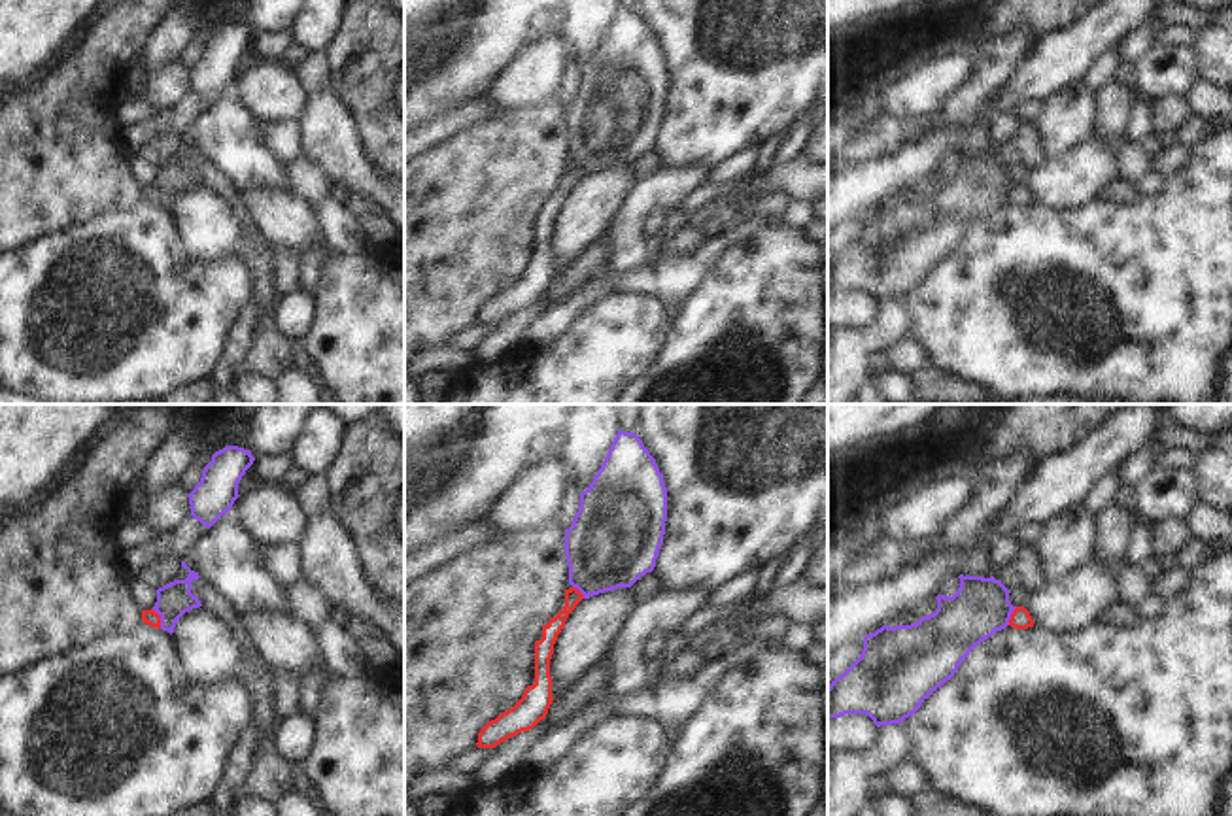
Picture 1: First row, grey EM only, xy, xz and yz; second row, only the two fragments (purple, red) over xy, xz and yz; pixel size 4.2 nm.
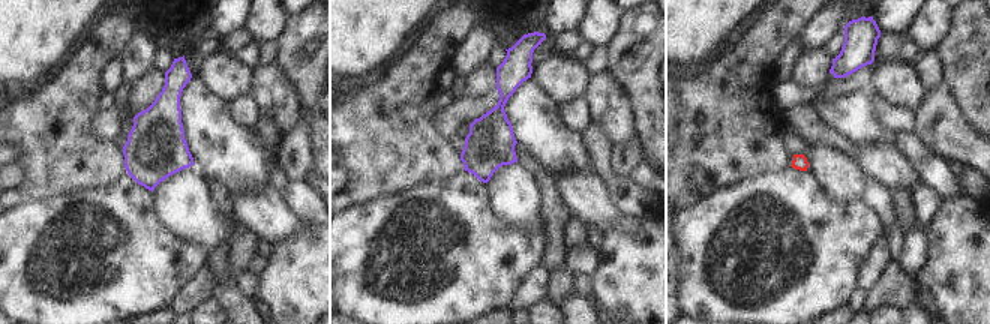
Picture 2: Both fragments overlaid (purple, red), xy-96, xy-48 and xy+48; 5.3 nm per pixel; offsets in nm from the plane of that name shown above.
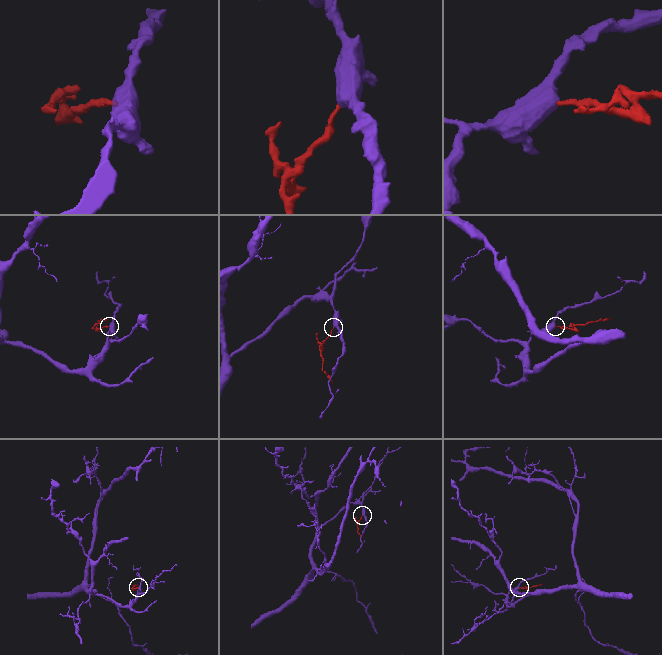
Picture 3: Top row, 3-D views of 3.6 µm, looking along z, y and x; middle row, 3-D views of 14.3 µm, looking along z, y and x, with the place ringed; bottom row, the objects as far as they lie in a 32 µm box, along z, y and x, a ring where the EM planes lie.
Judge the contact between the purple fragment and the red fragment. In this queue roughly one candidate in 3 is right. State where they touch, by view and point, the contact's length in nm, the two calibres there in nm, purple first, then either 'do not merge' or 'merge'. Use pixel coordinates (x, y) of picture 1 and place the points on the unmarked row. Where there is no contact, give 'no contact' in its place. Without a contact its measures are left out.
contact xy (161, 195); length 100 nm; calibres 150 and 70 nm; do not merge

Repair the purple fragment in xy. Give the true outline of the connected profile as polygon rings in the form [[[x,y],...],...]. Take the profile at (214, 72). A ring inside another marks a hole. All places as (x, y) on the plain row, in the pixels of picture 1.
[[[238,23],[215,28],[204,43],[200,59],[187,72],[191,93],[210,106],[240,74],[238,60],[253,38],[251,28]]]

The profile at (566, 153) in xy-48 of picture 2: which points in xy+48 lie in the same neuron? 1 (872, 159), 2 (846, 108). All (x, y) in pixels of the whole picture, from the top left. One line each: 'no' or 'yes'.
1: no
2: yes

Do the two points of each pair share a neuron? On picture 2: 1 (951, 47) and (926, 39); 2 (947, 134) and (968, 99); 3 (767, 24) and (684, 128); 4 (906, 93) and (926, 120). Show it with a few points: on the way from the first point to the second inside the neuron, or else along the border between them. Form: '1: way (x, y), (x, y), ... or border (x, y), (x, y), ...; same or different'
1: border (950, 15), (947, 33), (932, 48); different
2: border (942, 86), (974, 129); different
3: way (753, 51), (746, 68), (705, 108); same
4: border (926, 92), (915, 111); different

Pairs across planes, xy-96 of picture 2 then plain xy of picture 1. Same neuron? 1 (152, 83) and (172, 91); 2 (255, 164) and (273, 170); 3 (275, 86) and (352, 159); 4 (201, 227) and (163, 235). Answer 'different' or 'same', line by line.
1: same
2: same
3: same
4: different

